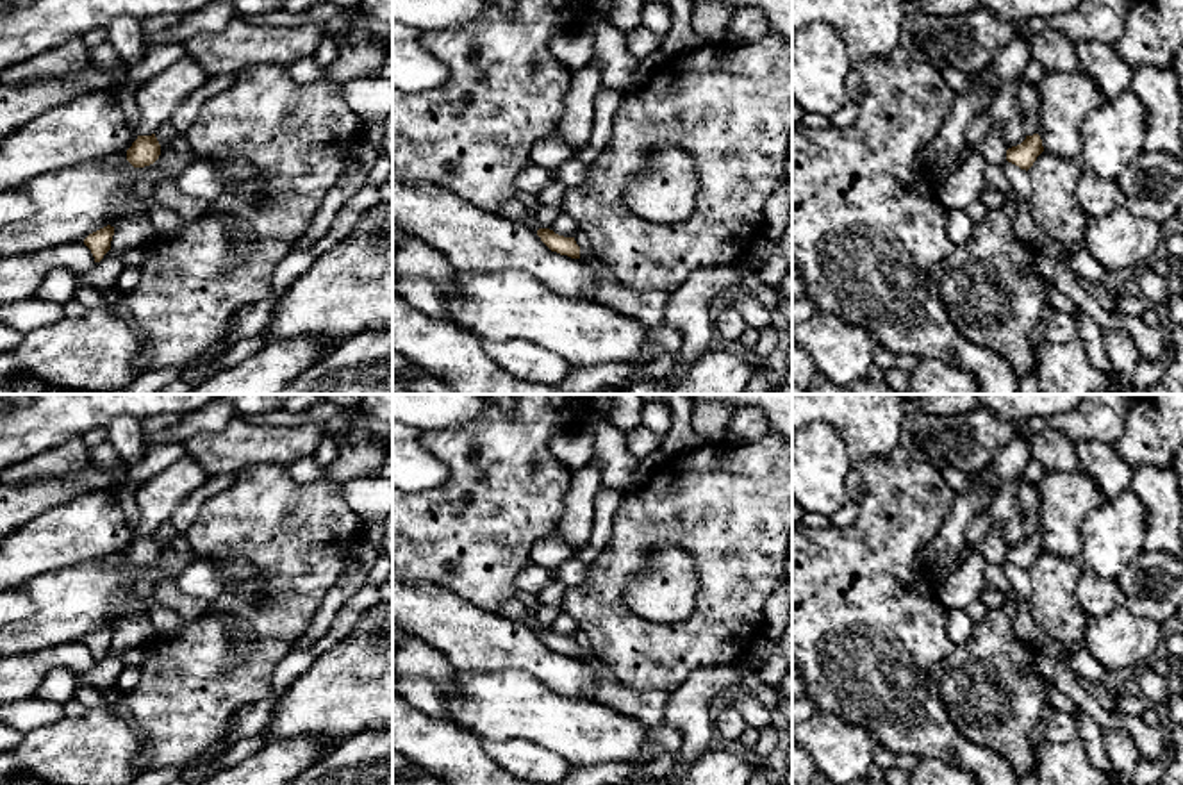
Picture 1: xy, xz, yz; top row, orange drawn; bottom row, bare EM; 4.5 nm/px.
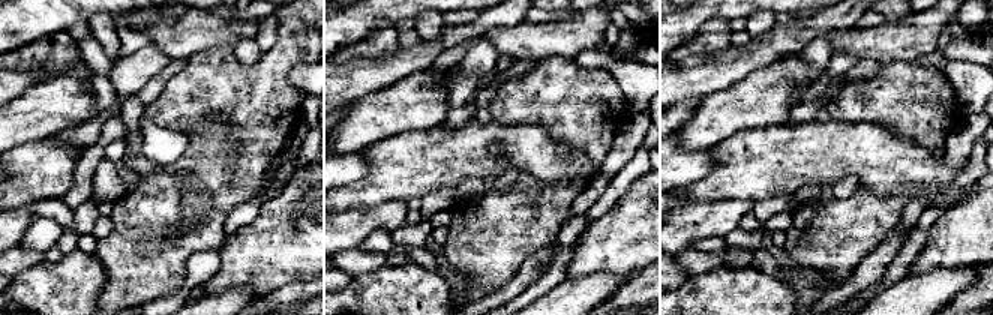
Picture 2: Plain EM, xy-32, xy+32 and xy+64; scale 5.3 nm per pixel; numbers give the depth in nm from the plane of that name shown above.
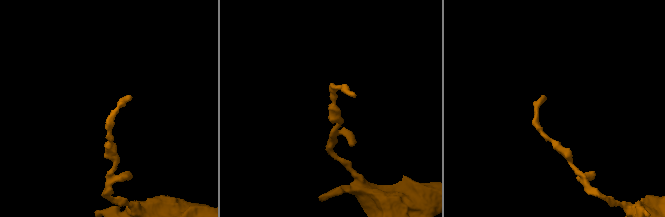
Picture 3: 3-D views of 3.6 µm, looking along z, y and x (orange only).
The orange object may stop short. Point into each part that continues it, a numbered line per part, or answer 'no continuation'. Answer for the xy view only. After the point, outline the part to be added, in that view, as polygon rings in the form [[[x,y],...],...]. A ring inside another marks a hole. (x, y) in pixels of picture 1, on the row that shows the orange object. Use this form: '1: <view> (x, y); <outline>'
no continuation

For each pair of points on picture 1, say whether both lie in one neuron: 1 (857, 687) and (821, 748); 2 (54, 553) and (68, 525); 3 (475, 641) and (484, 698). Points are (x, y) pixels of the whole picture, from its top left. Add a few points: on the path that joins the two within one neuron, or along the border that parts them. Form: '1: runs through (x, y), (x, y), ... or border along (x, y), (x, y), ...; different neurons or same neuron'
1: border along (816, 709), (862, 725), (875, 737); different neurons
2: runs through (54, 546), (65, 532); same neuron
3: border along (459, 669), (523, 673); different neurons

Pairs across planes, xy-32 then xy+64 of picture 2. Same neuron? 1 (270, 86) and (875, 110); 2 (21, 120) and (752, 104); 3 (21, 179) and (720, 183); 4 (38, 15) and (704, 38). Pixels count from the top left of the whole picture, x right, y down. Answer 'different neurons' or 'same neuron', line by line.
1: same neuron
2: same neuron
3: same neuron
4: different neurons

